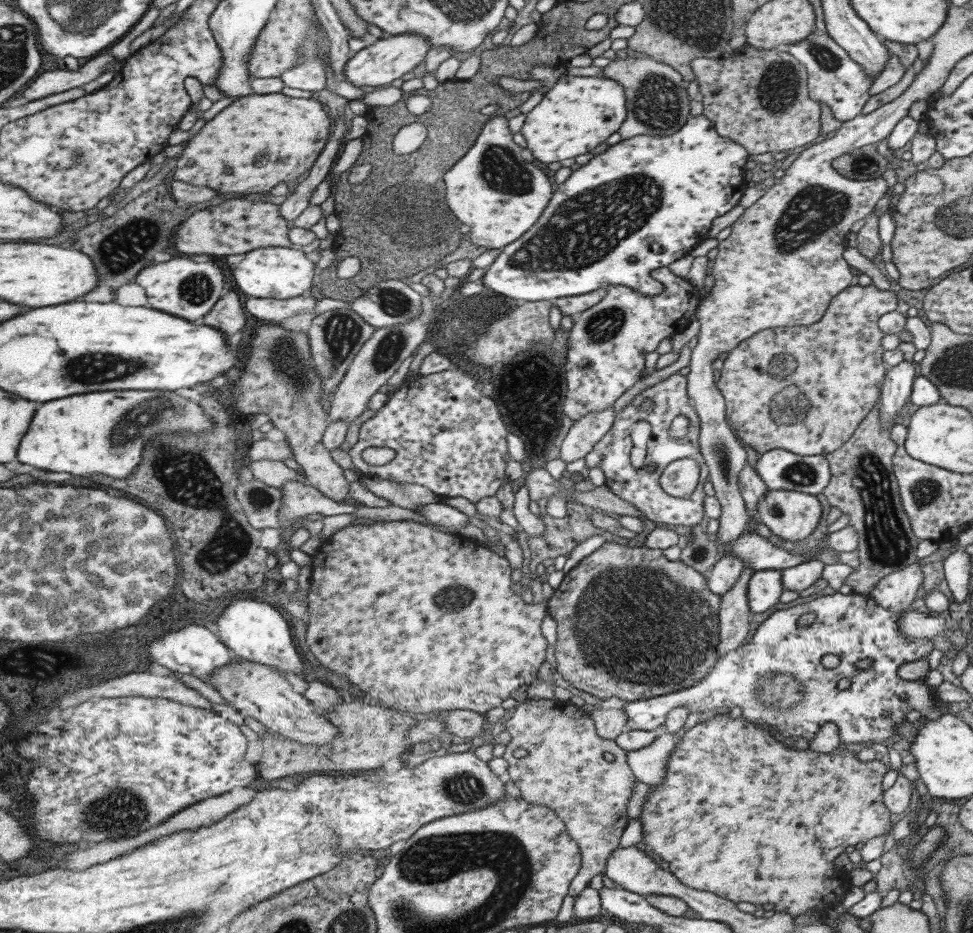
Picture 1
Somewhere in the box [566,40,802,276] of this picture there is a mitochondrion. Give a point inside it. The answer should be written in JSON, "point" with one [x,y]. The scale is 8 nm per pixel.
{"point":[657,103]}

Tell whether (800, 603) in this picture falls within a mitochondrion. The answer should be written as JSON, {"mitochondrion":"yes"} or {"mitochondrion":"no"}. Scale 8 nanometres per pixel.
{"mitochondrion":"no"}

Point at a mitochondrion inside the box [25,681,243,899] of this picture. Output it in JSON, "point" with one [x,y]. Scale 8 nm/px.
{"point":[120,811]}

